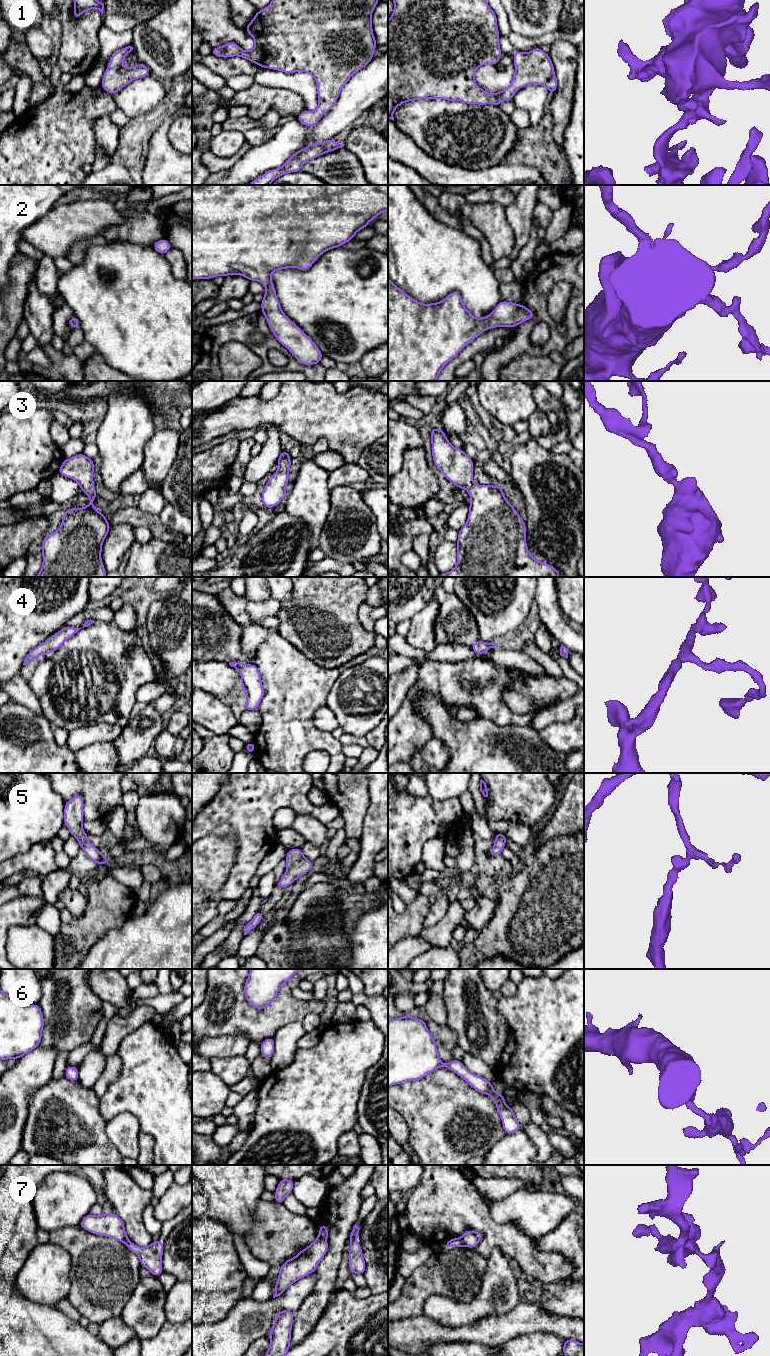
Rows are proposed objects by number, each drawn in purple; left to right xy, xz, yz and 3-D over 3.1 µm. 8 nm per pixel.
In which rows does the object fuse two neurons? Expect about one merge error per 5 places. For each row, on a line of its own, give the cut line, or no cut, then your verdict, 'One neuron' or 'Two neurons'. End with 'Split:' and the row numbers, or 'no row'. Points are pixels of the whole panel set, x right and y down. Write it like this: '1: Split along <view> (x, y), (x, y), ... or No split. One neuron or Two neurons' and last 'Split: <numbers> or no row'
1: No split. One neuron
2: No split. One neuron
3: No split. One neuron
4: No split. One neuron
5: No split. One neuron
6: No split. One neuron
7: Split along yz (459, 1238), (464, 1246). Two neurons
Split: 7

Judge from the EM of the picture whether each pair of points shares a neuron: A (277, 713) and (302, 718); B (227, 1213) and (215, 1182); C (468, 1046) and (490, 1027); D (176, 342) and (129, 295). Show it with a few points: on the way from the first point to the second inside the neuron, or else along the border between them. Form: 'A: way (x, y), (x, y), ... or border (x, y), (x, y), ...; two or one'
A: way (283, 713), (290, 718), (296, 718); one
B: way (227, 1205), (227, 1194), (223, 1190); one
C: way (474, 1045), (486, 1033); one
D: way (164, 330), (141, 307); one

